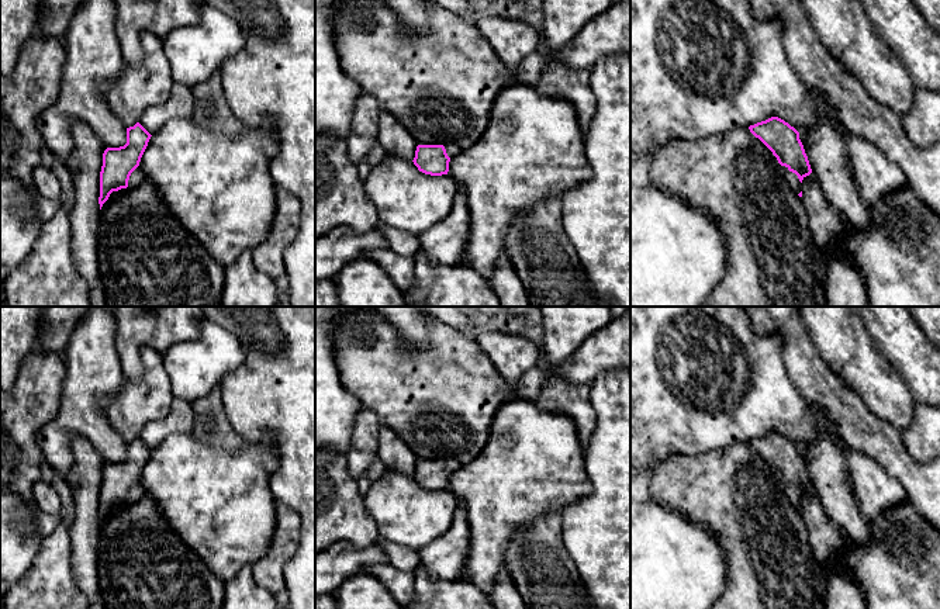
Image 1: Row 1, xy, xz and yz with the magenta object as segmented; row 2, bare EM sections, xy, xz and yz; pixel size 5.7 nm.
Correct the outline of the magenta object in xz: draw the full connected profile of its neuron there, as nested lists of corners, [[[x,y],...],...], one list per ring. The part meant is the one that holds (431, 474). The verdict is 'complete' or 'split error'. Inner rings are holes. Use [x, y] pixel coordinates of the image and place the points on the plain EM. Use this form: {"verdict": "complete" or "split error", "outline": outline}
{"verdict": "split error", "outline": [[[456,459],[447,460],[418,460],[414,480],[419,487],[431,491],[442,491],[449,487],[450,474],[460,467]]]}

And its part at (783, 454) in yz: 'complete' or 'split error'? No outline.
split error

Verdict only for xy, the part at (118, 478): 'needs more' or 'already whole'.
needs more

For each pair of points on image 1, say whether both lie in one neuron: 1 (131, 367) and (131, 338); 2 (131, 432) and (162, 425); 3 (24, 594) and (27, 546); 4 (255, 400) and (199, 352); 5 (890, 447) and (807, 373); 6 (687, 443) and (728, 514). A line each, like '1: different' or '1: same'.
1: same
2: different
3: different
4: different
5: same
6: different

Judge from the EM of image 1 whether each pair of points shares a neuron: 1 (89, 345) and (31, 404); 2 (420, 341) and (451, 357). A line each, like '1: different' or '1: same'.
1: different
2: different

